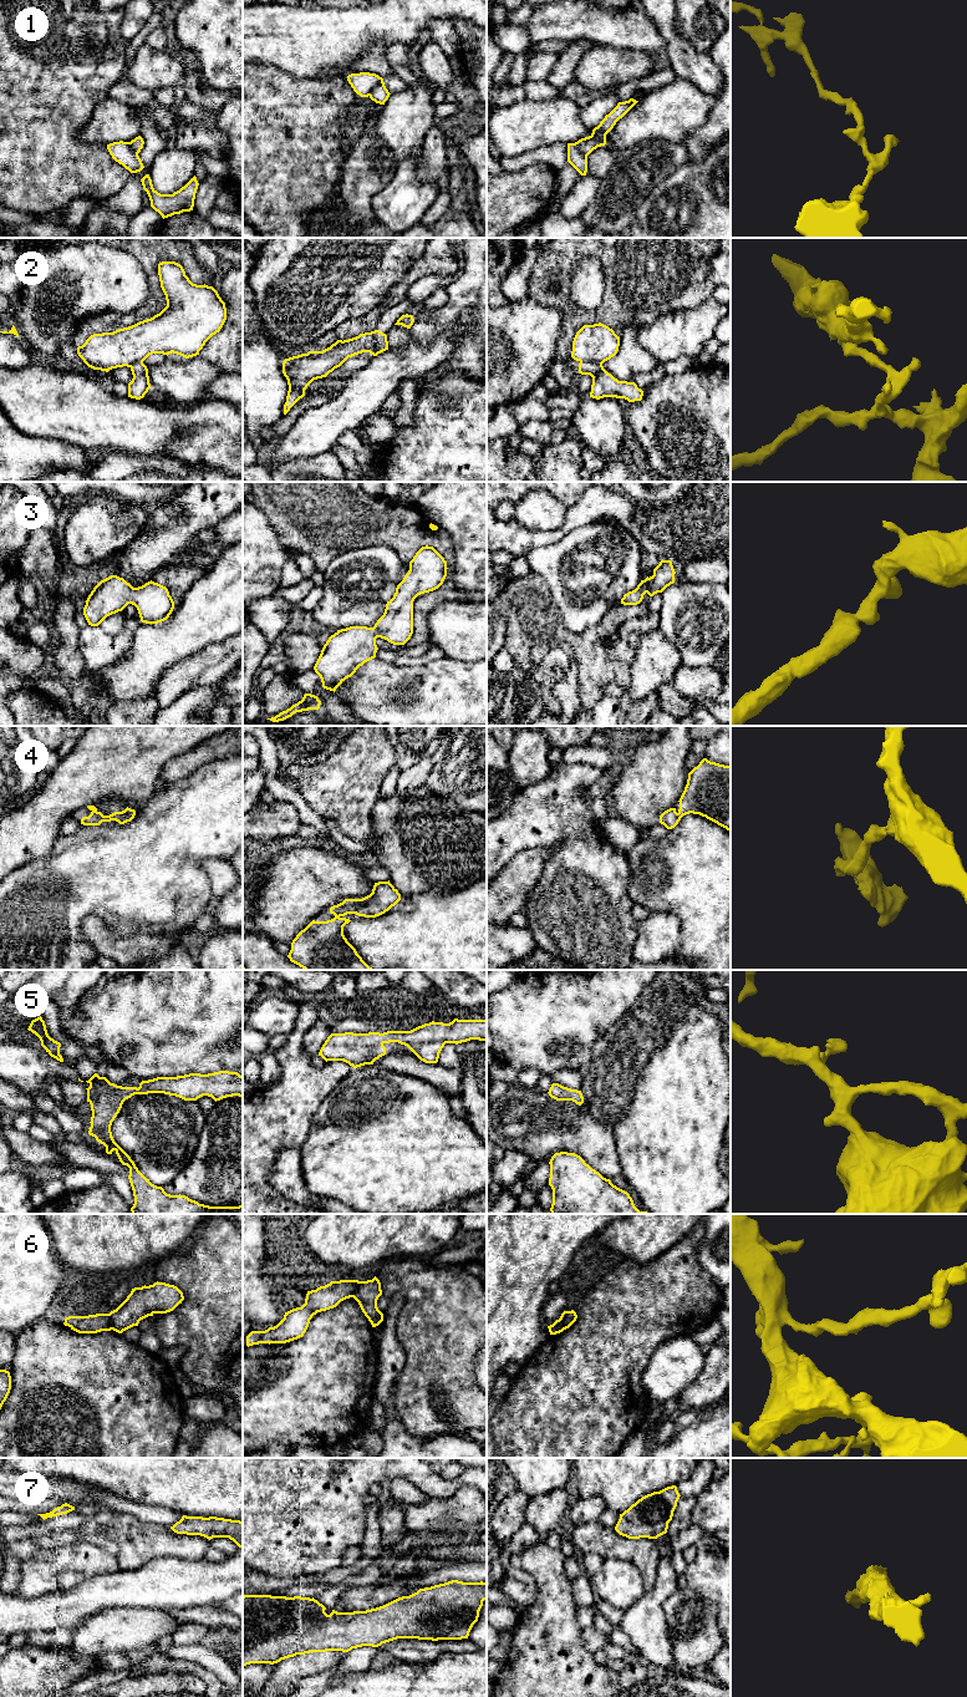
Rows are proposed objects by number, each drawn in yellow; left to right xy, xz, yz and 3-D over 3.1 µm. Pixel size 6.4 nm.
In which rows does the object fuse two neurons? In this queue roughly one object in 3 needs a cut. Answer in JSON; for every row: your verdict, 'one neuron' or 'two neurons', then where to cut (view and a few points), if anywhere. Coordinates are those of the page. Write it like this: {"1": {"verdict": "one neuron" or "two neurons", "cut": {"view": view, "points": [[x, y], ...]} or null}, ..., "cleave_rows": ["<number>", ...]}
{"1": {"verdict": "two neurons", "cut": {"view": "xz", "points": [[381, 77], [381, 81], [369, 95]]}}, "2": {"verdict": "two neurons", "cut": {"view": "yz", "points": [[580, 361], [591, 361], [601, 365]]}}, "3": {"verdict": "one neuron", "cut": null}, "4": {"verdict": "one neuron", "cut": null}, "5": {"verdict": "one neuron", "cut": null}, "6": {"verdict": "two neurons", "cut": {"view": "xy", "points": [[108, 1314], [112, 1329]]}}, "7": {"verdict": "one neuron", "cut": null}, "cleave_rows": ["1", "2", "6"]}

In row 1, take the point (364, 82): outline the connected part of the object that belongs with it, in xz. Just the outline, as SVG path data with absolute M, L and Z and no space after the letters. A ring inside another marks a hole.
M360 72L347 76L347 81L353 91L361 97L368 97L372 90L381 82L381 78L376 73Z

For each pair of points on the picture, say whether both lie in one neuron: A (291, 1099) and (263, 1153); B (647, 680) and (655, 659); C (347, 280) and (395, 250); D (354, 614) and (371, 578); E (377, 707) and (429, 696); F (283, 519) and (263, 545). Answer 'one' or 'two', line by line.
A: one
B: one
C: one
D: one
E: one
F: two

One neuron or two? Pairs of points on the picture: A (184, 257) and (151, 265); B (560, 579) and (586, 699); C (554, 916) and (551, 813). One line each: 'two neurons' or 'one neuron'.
A: one neuron
B: two neurons
C: one neuron

